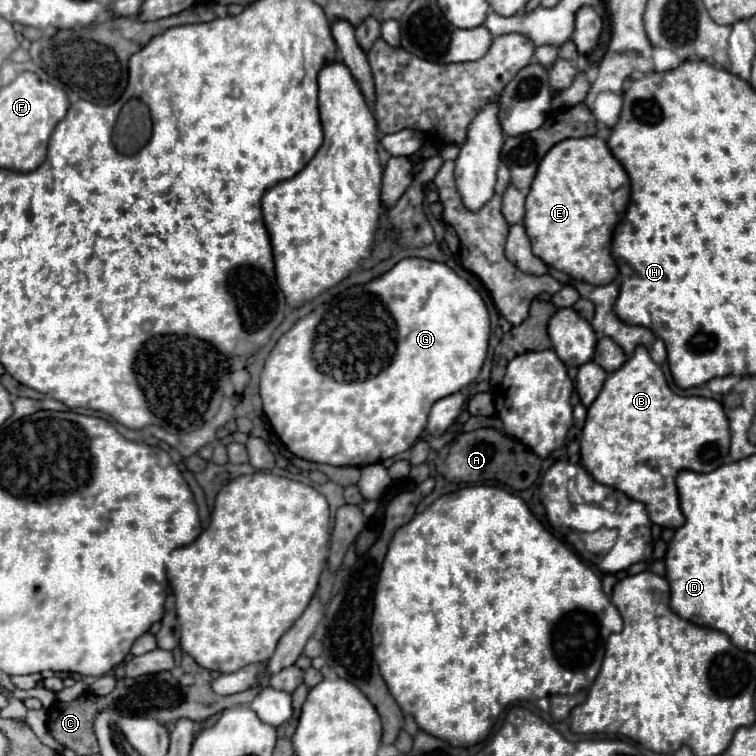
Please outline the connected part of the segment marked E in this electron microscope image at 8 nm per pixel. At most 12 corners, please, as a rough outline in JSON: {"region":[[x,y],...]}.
{"region":[[600,137],[540,161],[523,225],[546,265],[590,285],[618,267],[630,179]]}

